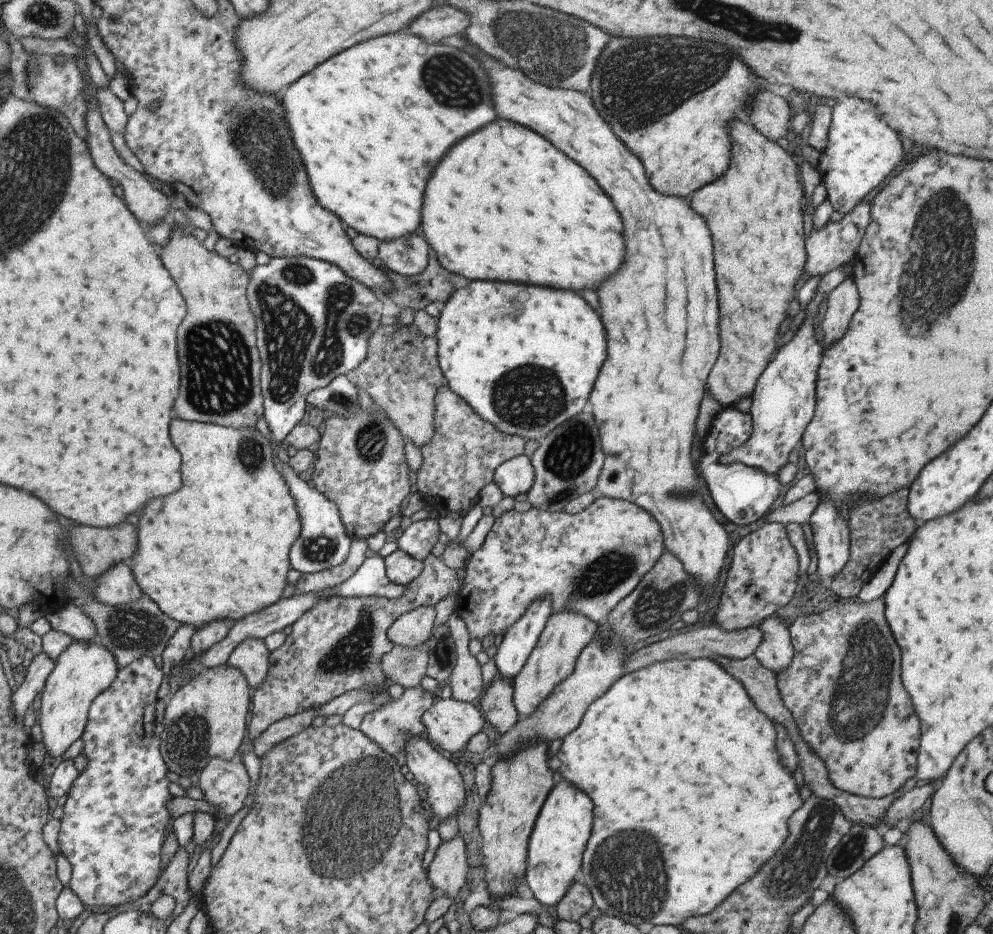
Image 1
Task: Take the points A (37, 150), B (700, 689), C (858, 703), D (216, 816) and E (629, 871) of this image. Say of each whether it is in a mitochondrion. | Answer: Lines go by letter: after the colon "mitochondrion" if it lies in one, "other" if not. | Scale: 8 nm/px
A: mitochondrion
B: other
C: mitochondrion
D: other
E: mitochondrion

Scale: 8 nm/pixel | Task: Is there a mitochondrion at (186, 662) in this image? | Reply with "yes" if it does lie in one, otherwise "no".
no

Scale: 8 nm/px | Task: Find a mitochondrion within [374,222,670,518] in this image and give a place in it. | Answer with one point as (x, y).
(528, 396)

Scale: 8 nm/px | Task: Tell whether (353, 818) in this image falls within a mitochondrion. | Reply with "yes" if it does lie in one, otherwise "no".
yes

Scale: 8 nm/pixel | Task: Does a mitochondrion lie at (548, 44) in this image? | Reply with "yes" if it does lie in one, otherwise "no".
yes

